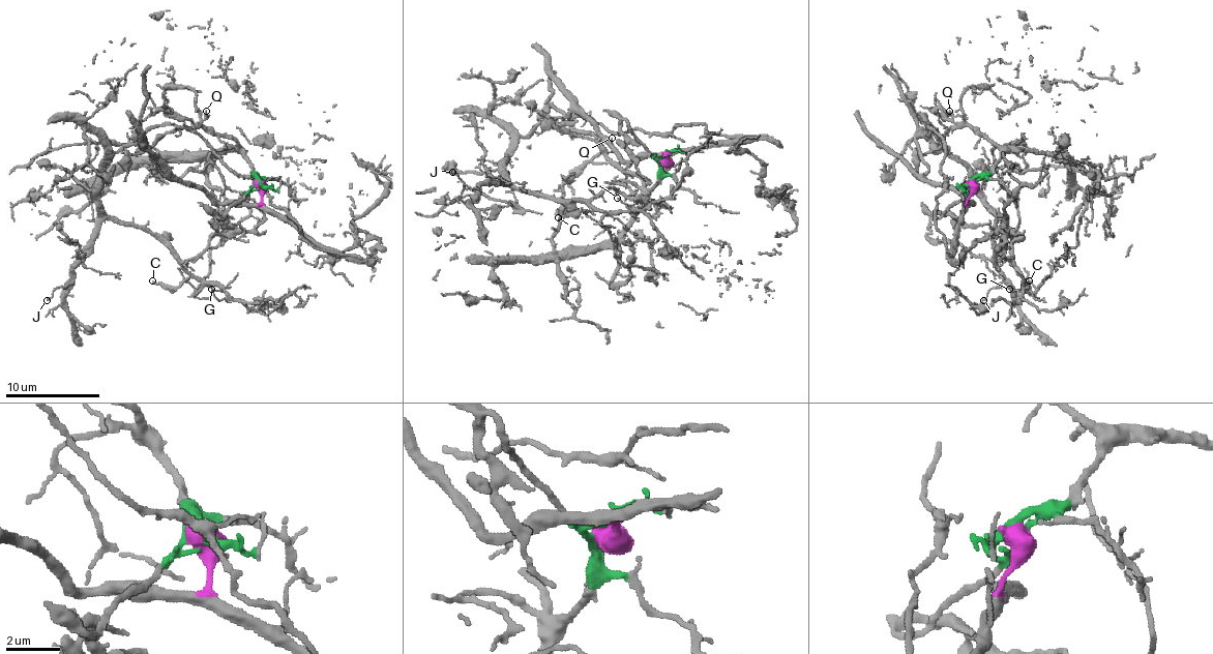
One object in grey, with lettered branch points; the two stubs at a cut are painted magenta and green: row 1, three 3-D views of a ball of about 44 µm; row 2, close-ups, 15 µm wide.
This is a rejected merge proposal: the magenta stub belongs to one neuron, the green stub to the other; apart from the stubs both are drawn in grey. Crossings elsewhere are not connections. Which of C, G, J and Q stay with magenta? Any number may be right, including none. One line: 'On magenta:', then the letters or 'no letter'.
On magenta: C, G, J

